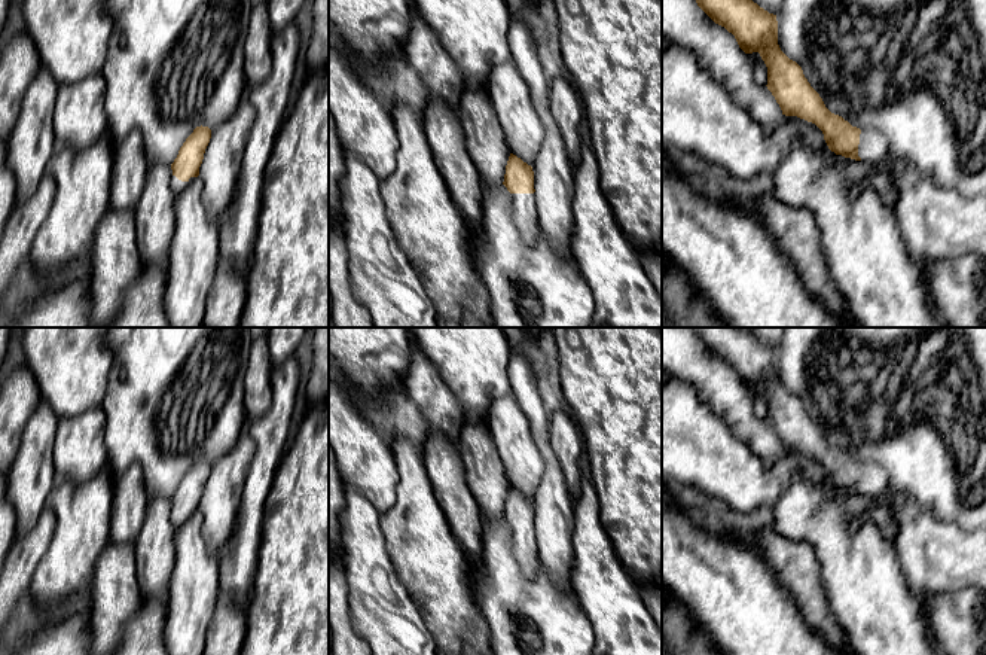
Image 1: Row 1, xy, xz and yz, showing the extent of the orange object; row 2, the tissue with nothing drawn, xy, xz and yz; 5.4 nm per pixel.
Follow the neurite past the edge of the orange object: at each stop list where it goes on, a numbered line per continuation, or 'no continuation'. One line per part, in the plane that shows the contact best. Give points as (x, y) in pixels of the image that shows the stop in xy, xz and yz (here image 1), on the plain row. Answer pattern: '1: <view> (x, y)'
1: yz (936, 557)

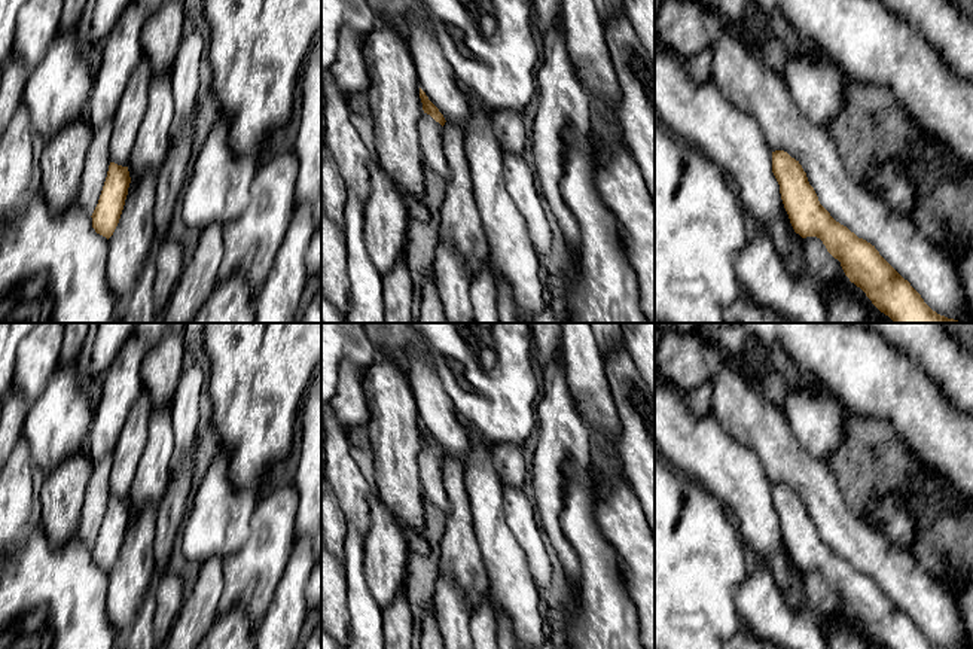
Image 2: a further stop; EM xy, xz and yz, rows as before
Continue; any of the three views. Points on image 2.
no continuation

